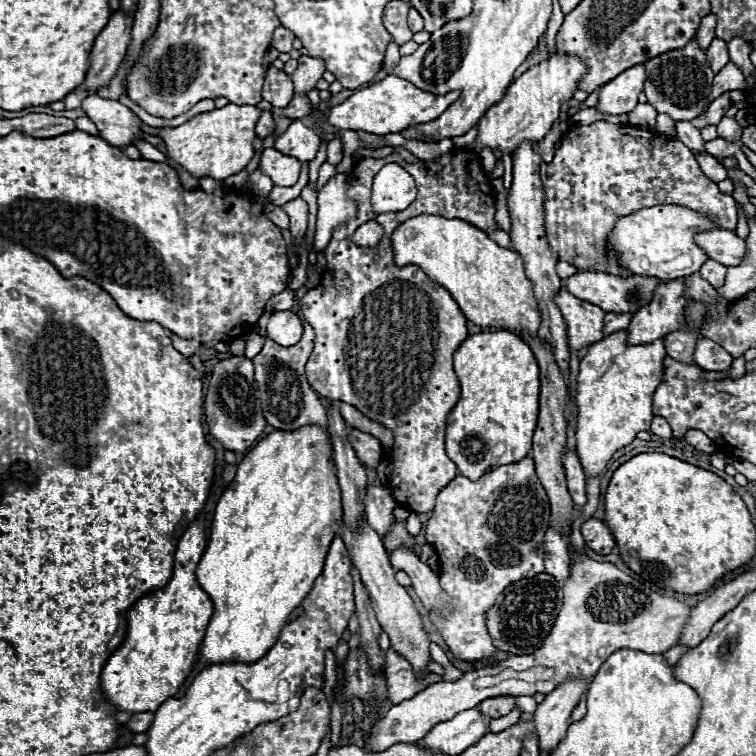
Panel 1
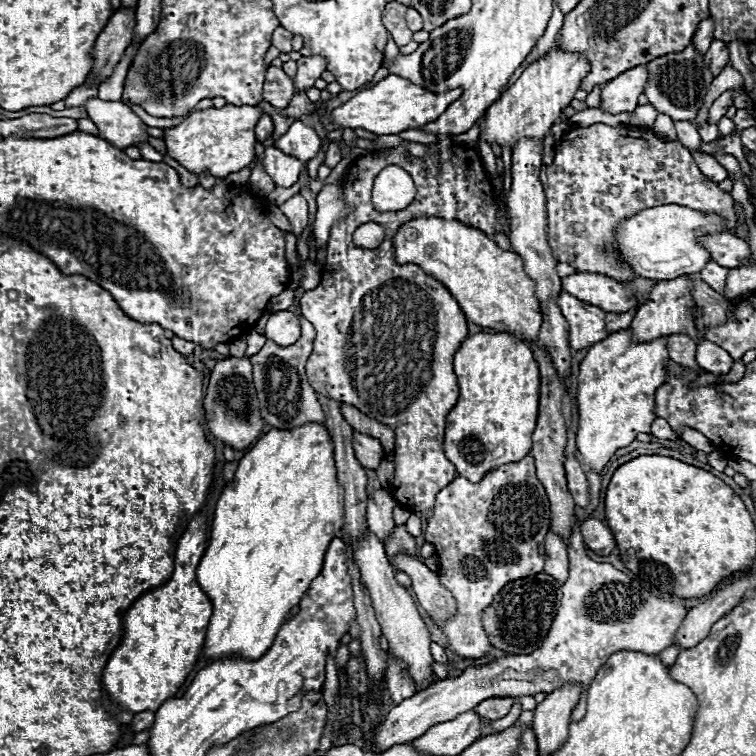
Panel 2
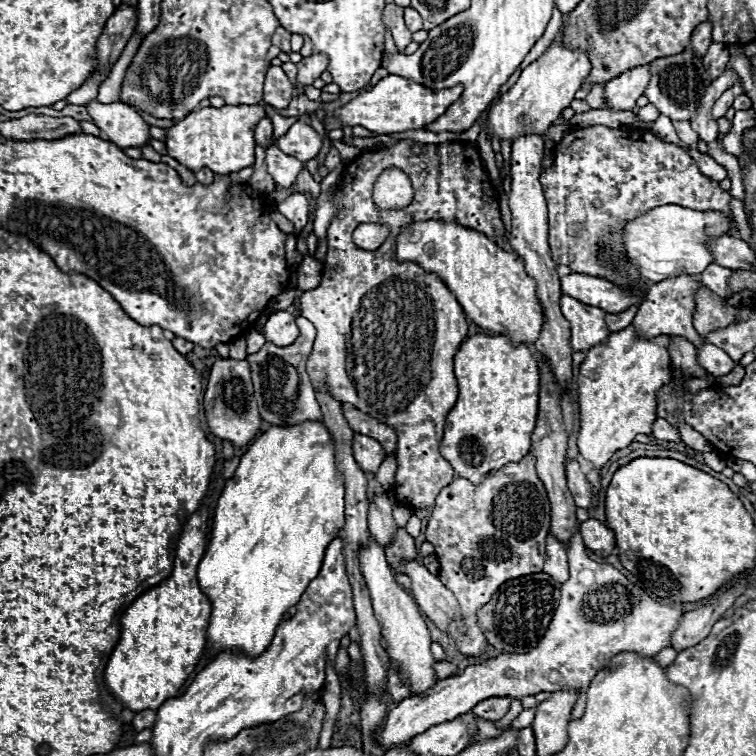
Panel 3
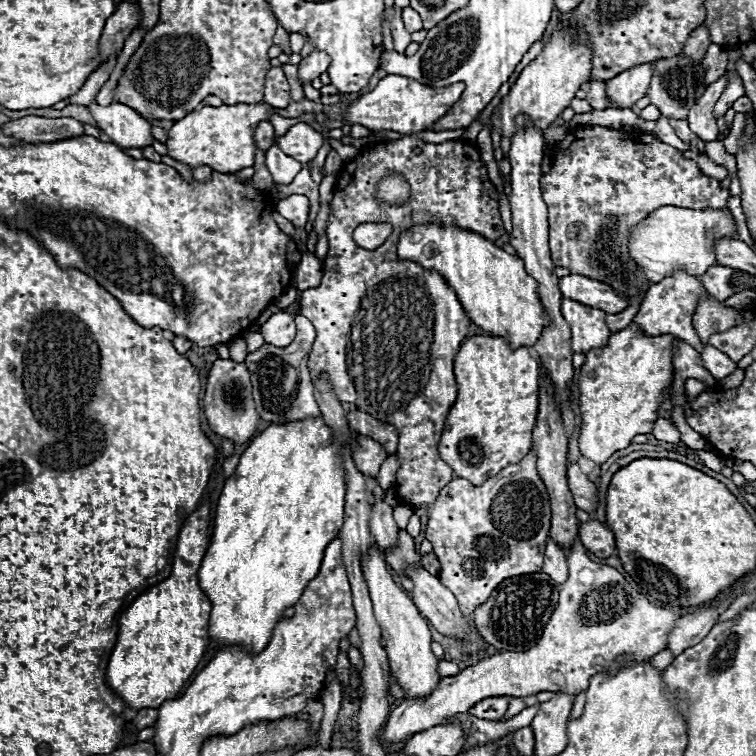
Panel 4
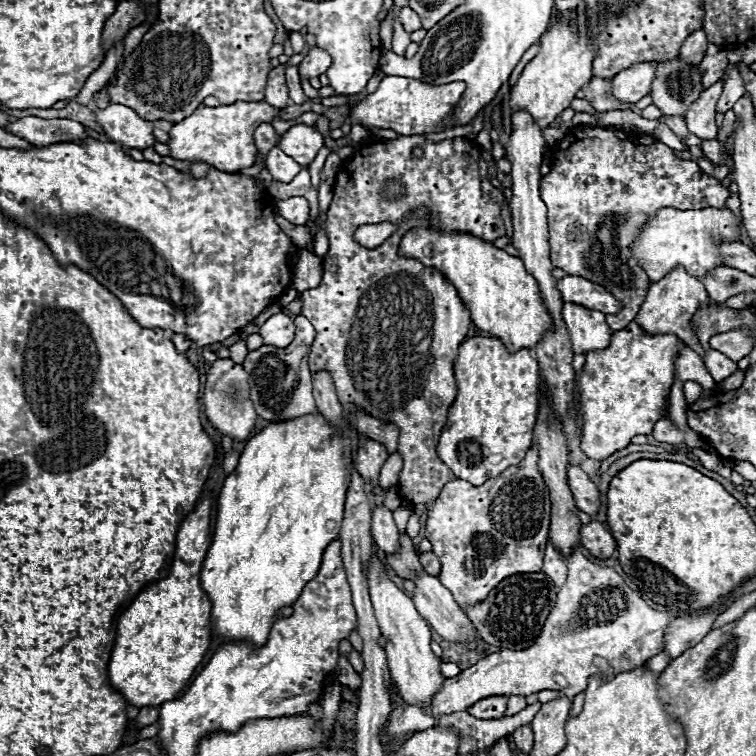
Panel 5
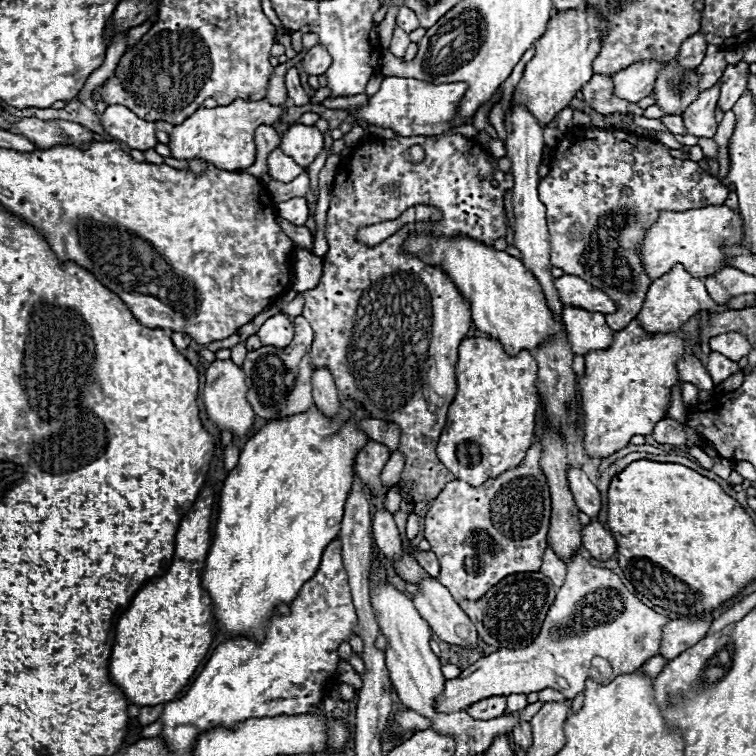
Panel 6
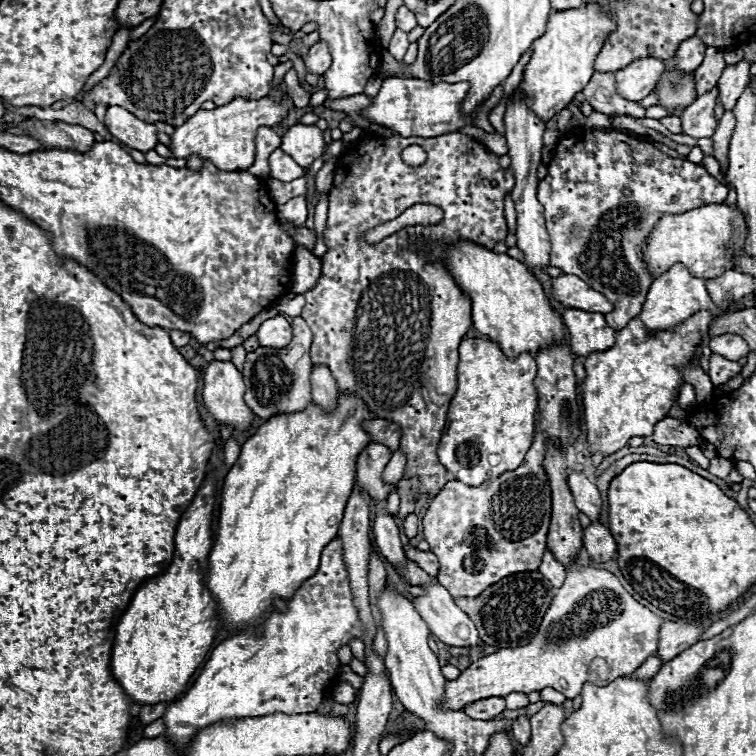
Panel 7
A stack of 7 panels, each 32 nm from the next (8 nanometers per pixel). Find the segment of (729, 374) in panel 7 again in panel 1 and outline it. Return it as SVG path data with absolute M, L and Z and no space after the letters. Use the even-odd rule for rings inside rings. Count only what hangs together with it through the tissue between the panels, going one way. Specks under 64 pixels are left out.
M700 338L696 344L696 352L694 352L694 360L700 368L704 370L712 370L712 372L724 372L730 368L732 364L732 356L718 346L716 342L708 340L708 338Z

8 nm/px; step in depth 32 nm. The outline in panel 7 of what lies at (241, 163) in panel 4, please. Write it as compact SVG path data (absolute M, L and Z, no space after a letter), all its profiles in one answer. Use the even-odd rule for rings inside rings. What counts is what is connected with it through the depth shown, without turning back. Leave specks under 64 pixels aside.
M282 82L282 100L274 102L270 96L260 100L246 100L246 98L234 98L232 102L218 106L214 110L198 110L192 118L188 118L182 126L174 128L172 134L172 154L174 158L188 158L192 154L214 162L216 168L234 172L234 170L246 170L254 164L254 138L260 126L274 128L280 124L288 110L292 108L292 98L286 92L286 84Z

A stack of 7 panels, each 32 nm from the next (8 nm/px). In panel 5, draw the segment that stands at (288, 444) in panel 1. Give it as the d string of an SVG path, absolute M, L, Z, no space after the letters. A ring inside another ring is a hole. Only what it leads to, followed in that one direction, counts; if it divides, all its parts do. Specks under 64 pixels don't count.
M314 412L314 414L304 414L292 420L284 420L284 422L270 422L266 428L262 428L256 436L252 436L242 454L240 454L240 462L236 466L236 470L226 478L220 498L218 498L218 518L216 518L216 528L214 528L214 538L212 538L212 546L206 554L204 560L204 568L200 574L202 580L202 588L208 592L210 600L212 600L212 634L214 636L222 636L226 642L234 642L234 640L246 640L246 642L254 642L256 646L262 646L268 640L268 632L272 622L276 620L276 614L282 606L290 606L296 602L296 598L300 596L304 584L308 580L312 580L312 576L316 576L320 562L322 562L322 554L324 548L338 538L338 530L342 524L342 514L344 514L344 500L346 500L346 492L350 488L350 464L352 464L352 456L356 452L356 448L360 448L360 444L366 440L364 434L360 434L356 428L352 428L350 424L344 428L344 434L338 432L336 426L332 426L328 420L324 420L322 414Z

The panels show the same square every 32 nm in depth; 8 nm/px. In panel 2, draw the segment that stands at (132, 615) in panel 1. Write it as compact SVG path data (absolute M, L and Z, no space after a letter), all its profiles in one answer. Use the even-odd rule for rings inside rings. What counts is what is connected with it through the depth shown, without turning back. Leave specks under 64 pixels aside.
M198 512L192 516L188 522L182 538L178 540L176 554L174 554L174 572L168 582L162 586L146 592L140 596L124 614L124 636L118 644L118 648L112 652L106 668L104 668L104 688L110 694L110 698L122 706L122 710L130 712L140 712L140 708L148 708L156 712L162 702L172 698L180 686L186 682L188 674L194 670L194 664L198 662L198 656L204 646L206 638L206 628L208 620L212 616L212 602L210 598L200 590L198 580L196 580L196 568L200 562L200 556L204 556L204 550L208 546L208 536L206 536L206 514Z

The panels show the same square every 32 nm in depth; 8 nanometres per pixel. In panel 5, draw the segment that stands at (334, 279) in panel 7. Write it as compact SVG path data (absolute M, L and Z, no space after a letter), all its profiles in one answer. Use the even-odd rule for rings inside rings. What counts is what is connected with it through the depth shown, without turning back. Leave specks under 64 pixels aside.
M398 136L396 140L380 140L374 144L362 144L356 148L354 156L342 160L340 170L334 182L334 200L330 204L326 216L326 236L330 240L330 250L324 258L324 276L318 288L302 292L304 306L302 314L312 322L316 330L316 338L312 342L310 354L310 370L328 370L332 374L336 392L340 402L360 404L364 412L372 418L394 422L400 430L398 452L404 458L404 468L400 472L400 494L406 496L412 504L430 504L436 500L446 482L450 482L450 468L438 458L436 444L446 424L446 414L450 404L456 398L456 380L454 380L454 362L458 356L458 346L464 342L468 328L472 324L470 312L456 288L444 278L442 272L436 274L434 268L426 268L422 262L414 258L404 258L398 252L400 240L404 234L416 226L400 226L384 244L376 248L364 248L354 242L354 232L358 226L376 224L376 222L398 222L410 210L420 206L430 208L436 218L420 220L424 228L436 228L440 232L466 232L474 234L480 240L494 242L500 236L506 236L504 220L502 220L502 200L504 188L512 186L512 178L508 174L500 174L500 188L490 184L488 164L482 158L482 152L474 140L464 136L446 138L440 142L426 140L424 136ZM420 146L424 156L420 160L412 160L412 148ZM390 180L398 180L404 186L402 196L388 198L384 196L384 184Z

